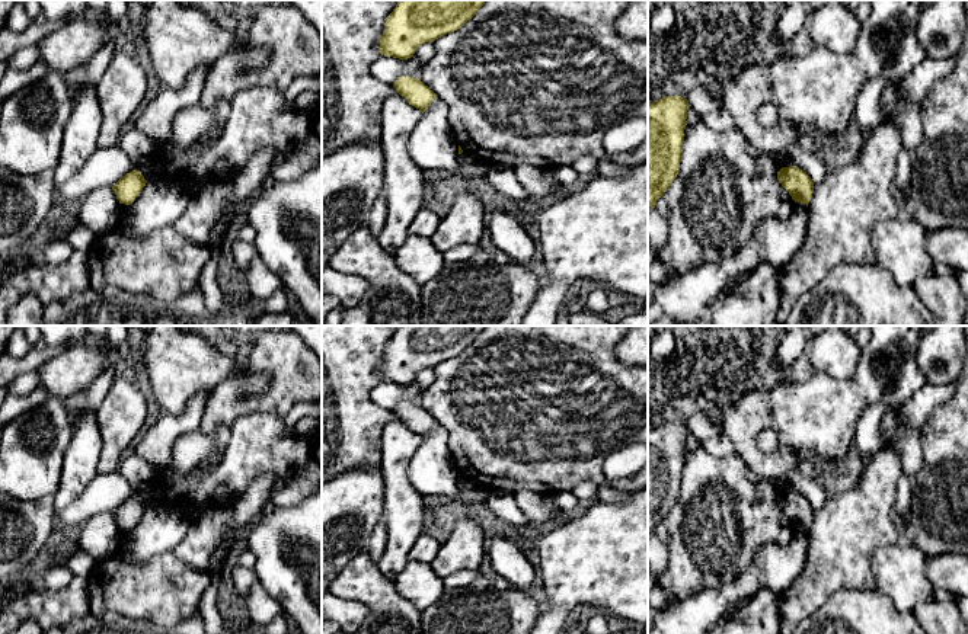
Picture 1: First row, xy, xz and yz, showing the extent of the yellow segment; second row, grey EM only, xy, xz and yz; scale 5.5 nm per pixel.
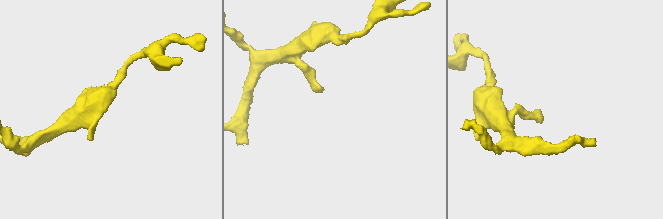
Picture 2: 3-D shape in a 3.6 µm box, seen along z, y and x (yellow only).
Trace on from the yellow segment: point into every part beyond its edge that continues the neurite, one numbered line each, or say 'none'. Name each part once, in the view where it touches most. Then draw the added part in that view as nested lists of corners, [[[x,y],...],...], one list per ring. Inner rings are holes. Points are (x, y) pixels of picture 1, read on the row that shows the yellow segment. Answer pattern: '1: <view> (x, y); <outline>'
none

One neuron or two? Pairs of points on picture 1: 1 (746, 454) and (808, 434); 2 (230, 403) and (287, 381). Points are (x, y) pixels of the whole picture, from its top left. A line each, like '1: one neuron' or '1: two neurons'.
1: one neuron
2: one neuron

